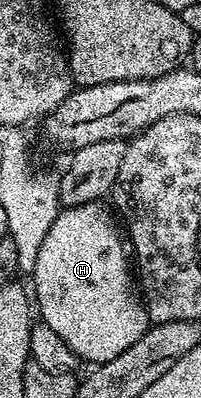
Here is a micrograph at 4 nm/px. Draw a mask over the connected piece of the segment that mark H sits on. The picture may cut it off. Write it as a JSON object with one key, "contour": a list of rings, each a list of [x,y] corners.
{"contour":[[[94,201],[81,207],[60,208],[52,227],[42,240],[33,272],[33,297],[38,305],[38,316],[49,327],[53,327],[53,331],[57,331],[61,339],[65,339],[69,351],[73,351],[80,362],[91,361],[92,366],[117,359],[117,355],[121,355],[121,351],[126,351],[128,347],[133,347],[133,343],[137,343],[137,339],[141,339],[141,335],[145,335],[149,327],[147,306],[141,300],[141,293],[133,276],[133,261],[129,256],[124,234],[117,224],[116,214],[105,206],[106,204]]]}

